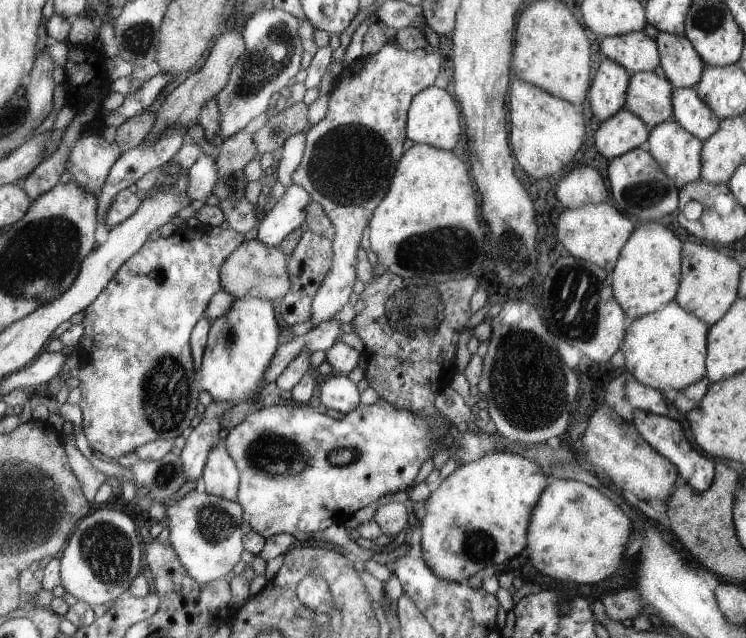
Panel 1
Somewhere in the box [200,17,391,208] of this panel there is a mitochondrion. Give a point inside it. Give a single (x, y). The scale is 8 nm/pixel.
(271, 56)

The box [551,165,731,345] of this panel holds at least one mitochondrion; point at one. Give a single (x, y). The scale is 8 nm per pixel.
(639, 193)

